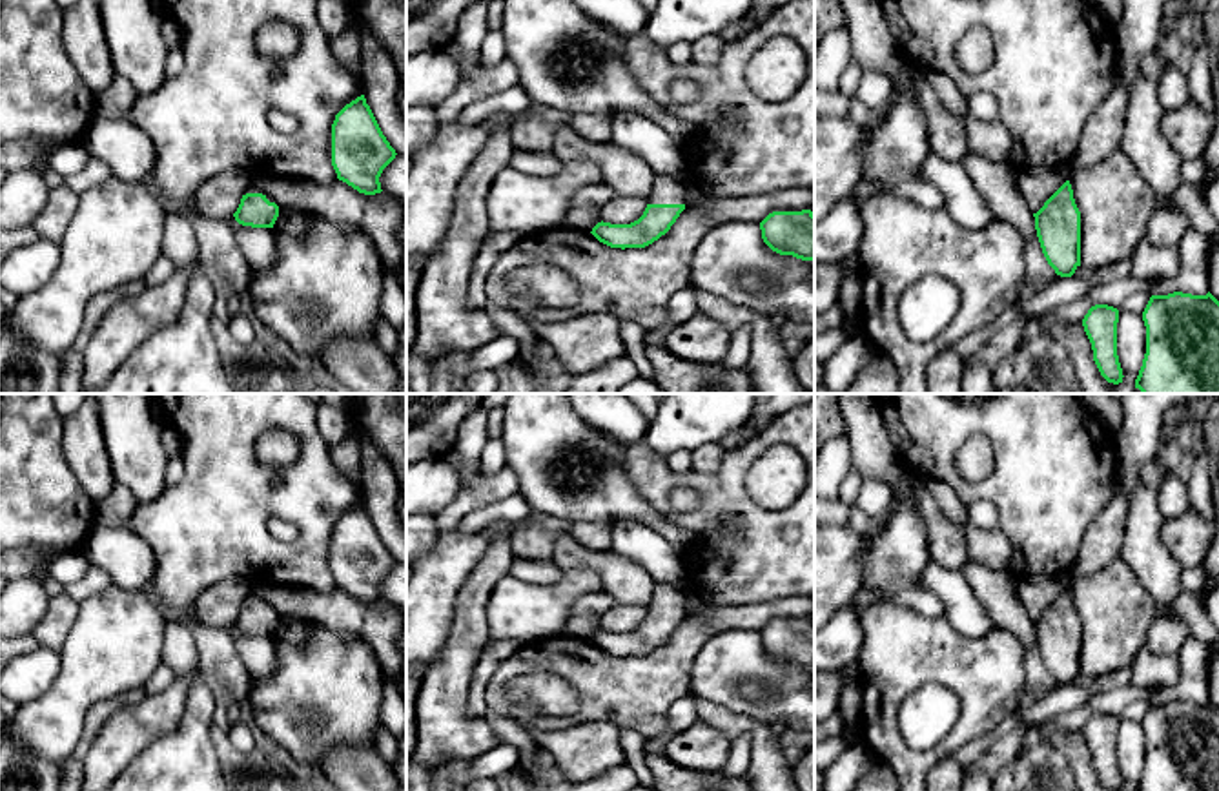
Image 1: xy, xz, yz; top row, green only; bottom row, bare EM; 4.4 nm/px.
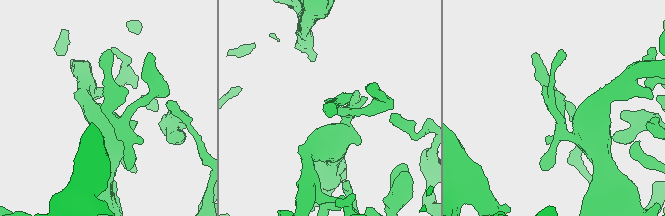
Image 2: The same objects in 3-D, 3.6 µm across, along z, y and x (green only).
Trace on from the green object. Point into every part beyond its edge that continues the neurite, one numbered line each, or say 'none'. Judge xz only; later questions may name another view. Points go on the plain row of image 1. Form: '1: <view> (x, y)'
1: xz (667, 598)

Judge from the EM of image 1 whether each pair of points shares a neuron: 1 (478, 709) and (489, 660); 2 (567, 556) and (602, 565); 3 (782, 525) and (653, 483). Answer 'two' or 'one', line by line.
1: one
2: one
3: one

